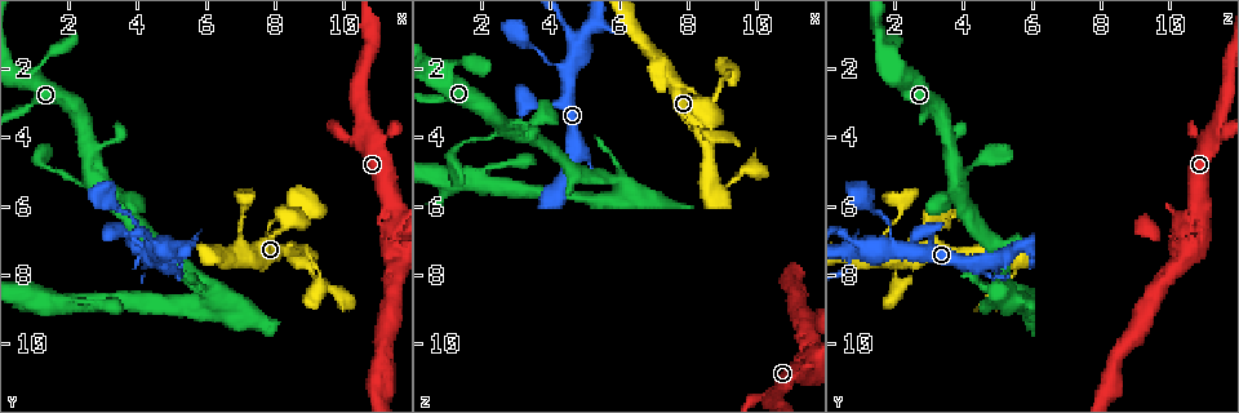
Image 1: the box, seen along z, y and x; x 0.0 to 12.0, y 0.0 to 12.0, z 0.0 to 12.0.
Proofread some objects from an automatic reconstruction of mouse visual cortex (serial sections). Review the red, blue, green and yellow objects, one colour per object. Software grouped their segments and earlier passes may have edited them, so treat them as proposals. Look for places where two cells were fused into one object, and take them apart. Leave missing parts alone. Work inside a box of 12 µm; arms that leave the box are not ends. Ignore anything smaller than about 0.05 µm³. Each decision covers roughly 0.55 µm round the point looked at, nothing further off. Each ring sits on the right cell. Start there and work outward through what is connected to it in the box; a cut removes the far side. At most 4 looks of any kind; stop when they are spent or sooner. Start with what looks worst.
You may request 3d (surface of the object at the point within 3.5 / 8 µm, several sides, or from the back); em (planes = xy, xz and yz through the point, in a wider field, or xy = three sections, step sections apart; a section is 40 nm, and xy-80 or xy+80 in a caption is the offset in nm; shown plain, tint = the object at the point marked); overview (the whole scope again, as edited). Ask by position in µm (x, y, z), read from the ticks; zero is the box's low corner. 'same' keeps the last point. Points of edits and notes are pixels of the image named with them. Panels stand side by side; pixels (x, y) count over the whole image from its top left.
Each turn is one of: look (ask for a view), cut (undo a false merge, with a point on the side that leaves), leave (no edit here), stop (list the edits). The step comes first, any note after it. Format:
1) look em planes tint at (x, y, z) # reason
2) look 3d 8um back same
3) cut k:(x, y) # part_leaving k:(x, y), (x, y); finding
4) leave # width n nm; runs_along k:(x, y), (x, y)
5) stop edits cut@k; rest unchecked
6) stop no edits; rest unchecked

look 3d 3.5um at (8.6, 6.0, 3.8) # abrupt turn

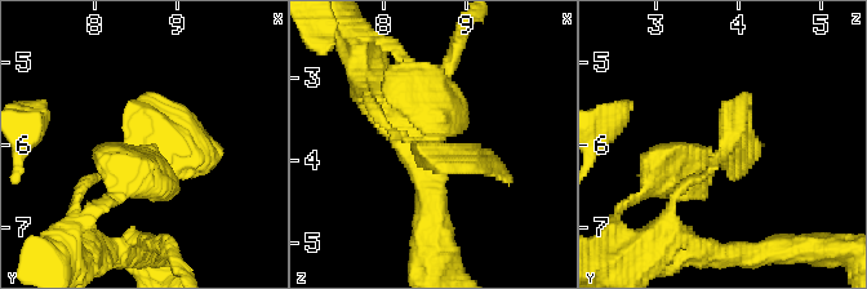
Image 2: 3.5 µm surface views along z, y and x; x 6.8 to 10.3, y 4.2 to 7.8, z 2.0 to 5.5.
look em xy step 2 tint at (8.65, 6.10, 3.85) # now the EM

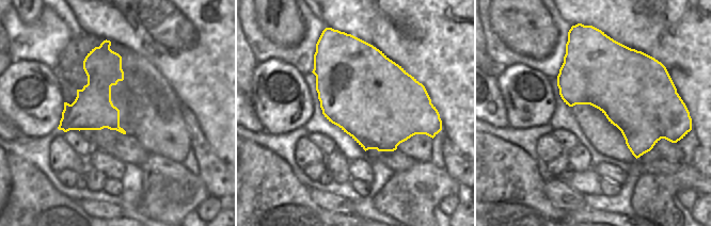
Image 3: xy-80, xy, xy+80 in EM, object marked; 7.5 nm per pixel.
leave # all the same cell

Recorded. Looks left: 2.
look 3d 3.5um at (4.1, 7.2, 5.8) # abrupt turn

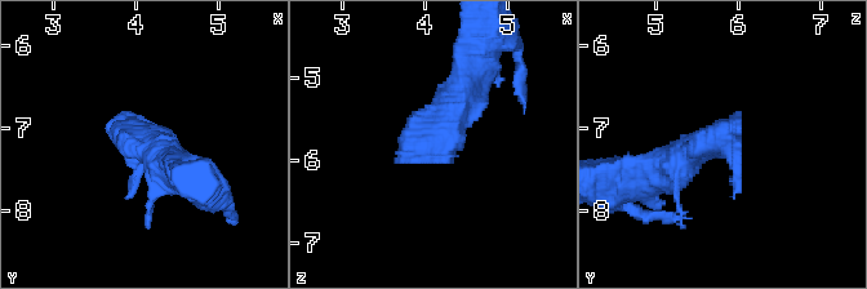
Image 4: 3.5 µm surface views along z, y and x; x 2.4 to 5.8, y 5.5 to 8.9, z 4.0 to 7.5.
look em xy step 1 tint at (4.20, 7.15, 5.75)

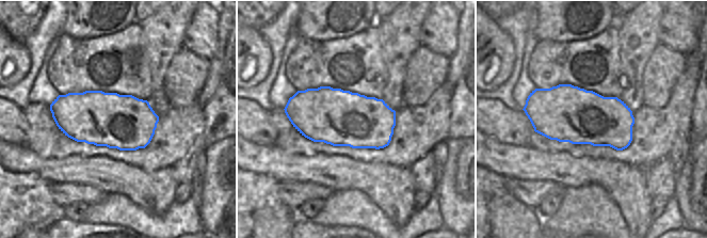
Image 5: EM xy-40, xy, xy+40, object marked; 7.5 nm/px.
leave # runs_along 4:(472, 76), (441, 136), (413, 155); all the same cell

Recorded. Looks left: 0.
stop no edits; rest unchecked

